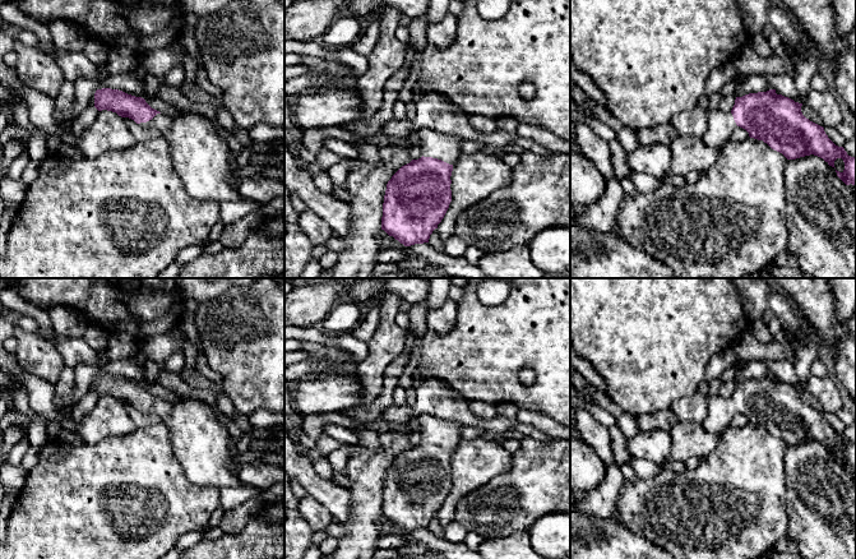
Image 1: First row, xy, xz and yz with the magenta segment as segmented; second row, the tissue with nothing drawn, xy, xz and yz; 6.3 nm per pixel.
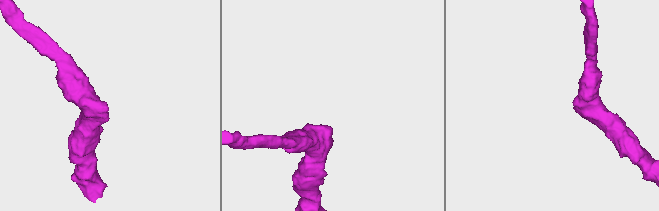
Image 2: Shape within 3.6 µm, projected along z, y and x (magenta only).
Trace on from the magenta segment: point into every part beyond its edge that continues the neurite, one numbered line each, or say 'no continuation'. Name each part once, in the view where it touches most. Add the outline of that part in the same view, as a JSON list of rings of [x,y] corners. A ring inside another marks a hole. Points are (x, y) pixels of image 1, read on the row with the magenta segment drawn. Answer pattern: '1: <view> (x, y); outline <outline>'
1: xz (445, 147); outline [[[420,129],[420,149],[424,157],[441,160],[449,165],[454,165],[461,156],[461,145],[463,139],[457,135],[441,134],[431,129]]]

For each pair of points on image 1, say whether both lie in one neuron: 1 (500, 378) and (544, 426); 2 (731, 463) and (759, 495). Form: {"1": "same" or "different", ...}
{"1": "different", "2": "same"}

